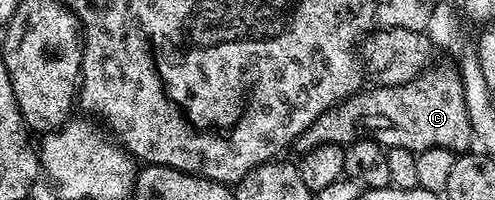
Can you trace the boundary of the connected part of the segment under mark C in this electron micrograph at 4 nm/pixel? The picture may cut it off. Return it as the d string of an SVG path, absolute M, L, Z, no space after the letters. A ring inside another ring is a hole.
M451 63L451 65L434 65L432 64L424 69L422 73L417 74L409 83L404 85L370 87L371 89L365 90L364 93L362 91L352 93L351 96L333 106L332 109L327 109L321 115L317 115L317 119L313 119L313 123L309 123L309 127L305 127L303 134L295 139L294 152L297 151L296 154L302 155L310 149L316 149L318 145L346 146L356 140L357 137L357 130L353 124L355 115L363 115L363 113L367 115L367 111L375 113L375 115L379 115L379 113L387 115L387 117L393 119L391 121L393 125L399 125L403 129L403 131L385 131L385 133L381 133L379 129L373 130L370 136L384 147L405 147L406 149L412 149L414 153L420 153L429 147L445 147L449 152L456 155L468 152L471 149L472 135L460 68L455 63Z

